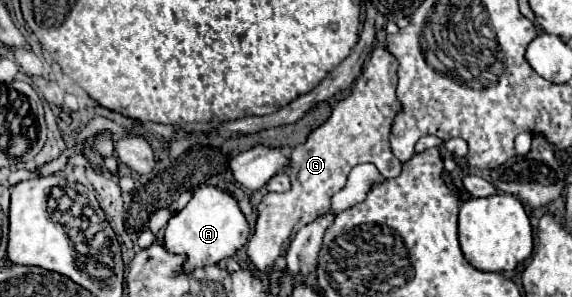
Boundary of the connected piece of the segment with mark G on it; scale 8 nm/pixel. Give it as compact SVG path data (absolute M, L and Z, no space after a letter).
M383 45L371 53L361 77L353 85L349 97L341 99L331 117L313 129L305 145L297 145L289 155L289 179L291 189L285 193L267 193L259 203L259 217L255 233L249 239L247 255L253 269L267 273L269 279L281 279L285 269L285 251L293 235L307 223L315 221L319 215L329 211L331 197L341 191L347 183L351 169L359 163L373 163L385 179L397 177L401 173L401 161L391 153L389 131L395 113L399 111L399 101L395 95L397 87L397 61L385 51Z

